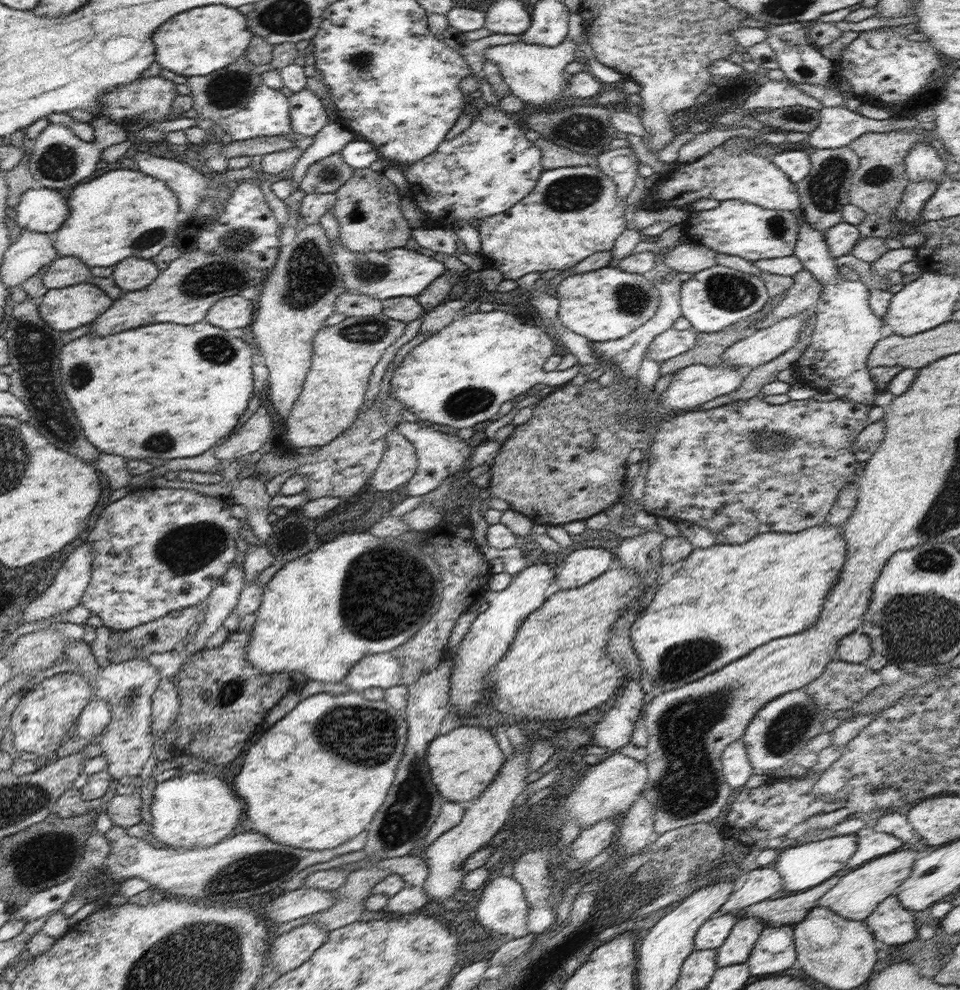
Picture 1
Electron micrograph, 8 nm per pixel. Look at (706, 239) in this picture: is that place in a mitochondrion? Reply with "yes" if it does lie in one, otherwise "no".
no

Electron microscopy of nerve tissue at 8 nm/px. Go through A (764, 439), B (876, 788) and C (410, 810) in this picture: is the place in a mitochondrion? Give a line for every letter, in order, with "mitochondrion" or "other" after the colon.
A: mitochondrion
B: mitochondrion
C: mitochondrion

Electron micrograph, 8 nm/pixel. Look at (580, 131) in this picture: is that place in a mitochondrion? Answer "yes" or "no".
yes

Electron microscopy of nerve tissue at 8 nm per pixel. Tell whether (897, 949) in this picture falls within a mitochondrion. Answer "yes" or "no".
no

